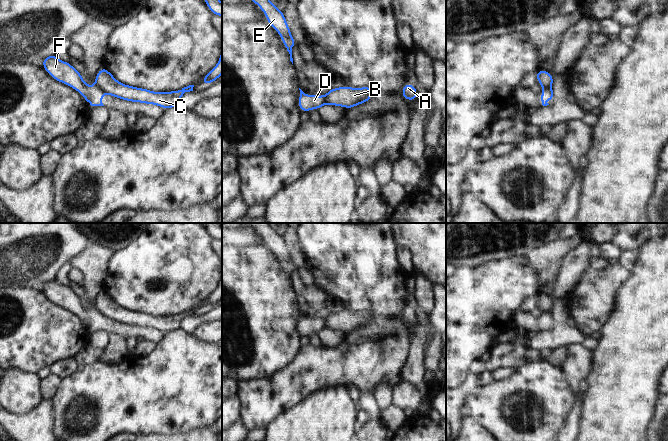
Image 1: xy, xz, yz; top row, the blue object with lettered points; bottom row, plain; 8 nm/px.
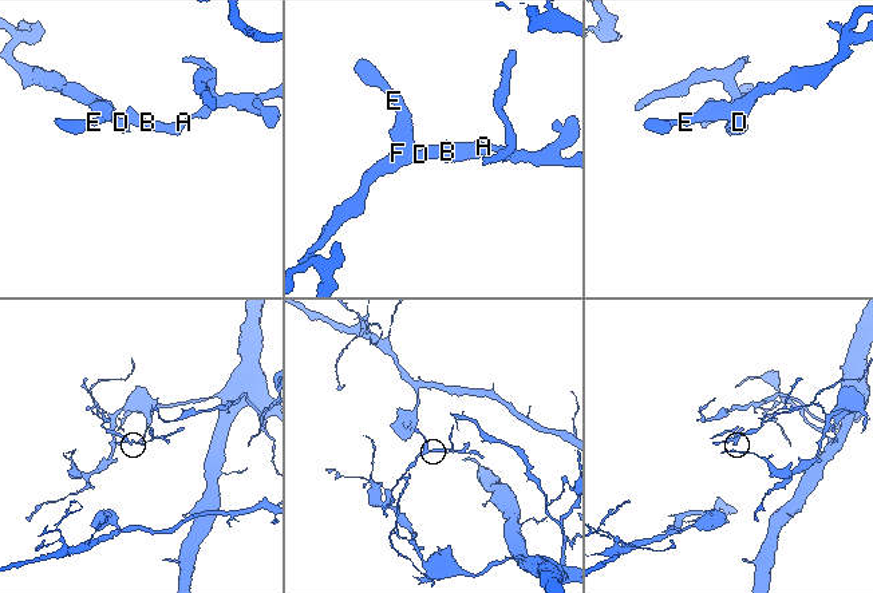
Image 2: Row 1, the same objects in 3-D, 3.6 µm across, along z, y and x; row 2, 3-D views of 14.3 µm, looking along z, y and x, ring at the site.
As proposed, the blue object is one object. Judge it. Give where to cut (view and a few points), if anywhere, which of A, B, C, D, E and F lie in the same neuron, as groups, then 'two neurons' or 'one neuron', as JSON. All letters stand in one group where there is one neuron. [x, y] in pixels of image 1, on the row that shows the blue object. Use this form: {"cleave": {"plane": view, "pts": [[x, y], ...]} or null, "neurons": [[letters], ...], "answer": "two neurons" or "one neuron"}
{"cleave": {"plane": "xy", "pts": [[95, 85], [104, 92]]}, "neurons": [["A", "B", "C"], ["D", "E", "F"]], "answer": "two neurons"}

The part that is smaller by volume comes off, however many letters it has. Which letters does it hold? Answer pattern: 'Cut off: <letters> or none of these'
Cut off: A, B, C

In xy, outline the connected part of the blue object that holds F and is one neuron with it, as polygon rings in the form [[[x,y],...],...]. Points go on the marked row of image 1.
[[[54,54],[43,59],[42,67],[54,79],[78,91],[91,106],[104,106],[104,92],[97,86],[88,86],[80,74],[69,62],[61,61]]]

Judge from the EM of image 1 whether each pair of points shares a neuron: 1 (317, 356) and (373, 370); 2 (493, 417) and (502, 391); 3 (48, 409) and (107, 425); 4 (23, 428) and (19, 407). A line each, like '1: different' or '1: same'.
1: same
2: same
3: different
4: different

